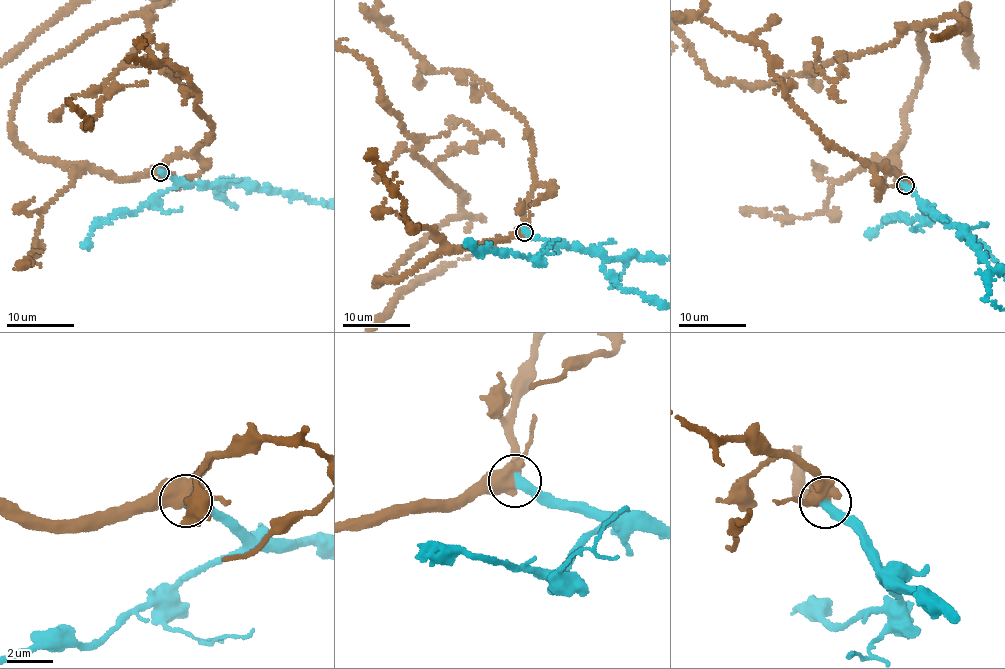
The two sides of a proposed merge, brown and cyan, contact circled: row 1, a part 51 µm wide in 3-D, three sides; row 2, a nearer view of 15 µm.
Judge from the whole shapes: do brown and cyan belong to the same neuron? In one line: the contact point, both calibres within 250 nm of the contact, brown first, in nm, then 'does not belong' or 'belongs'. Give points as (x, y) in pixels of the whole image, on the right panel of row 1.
at (905, 185); 550 nm thick on the brown side, 440 nm on the other; belongs

